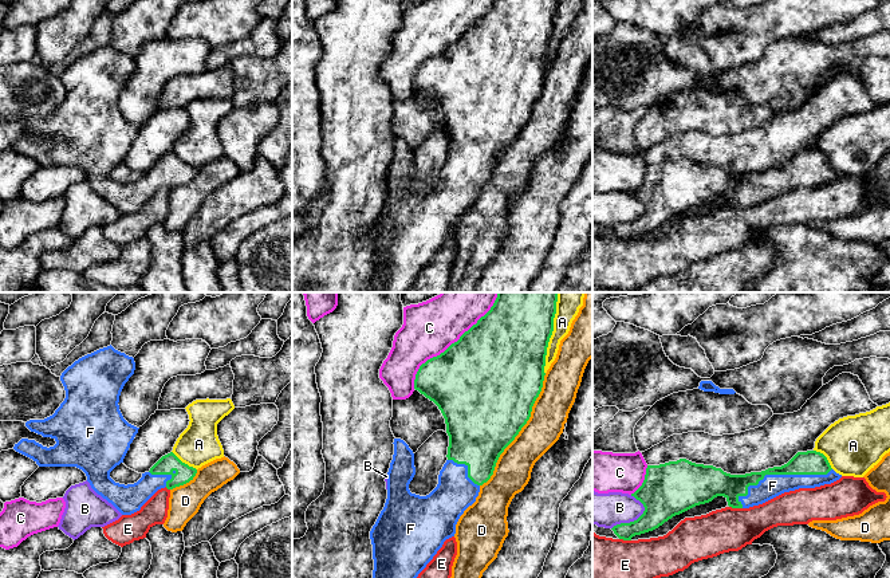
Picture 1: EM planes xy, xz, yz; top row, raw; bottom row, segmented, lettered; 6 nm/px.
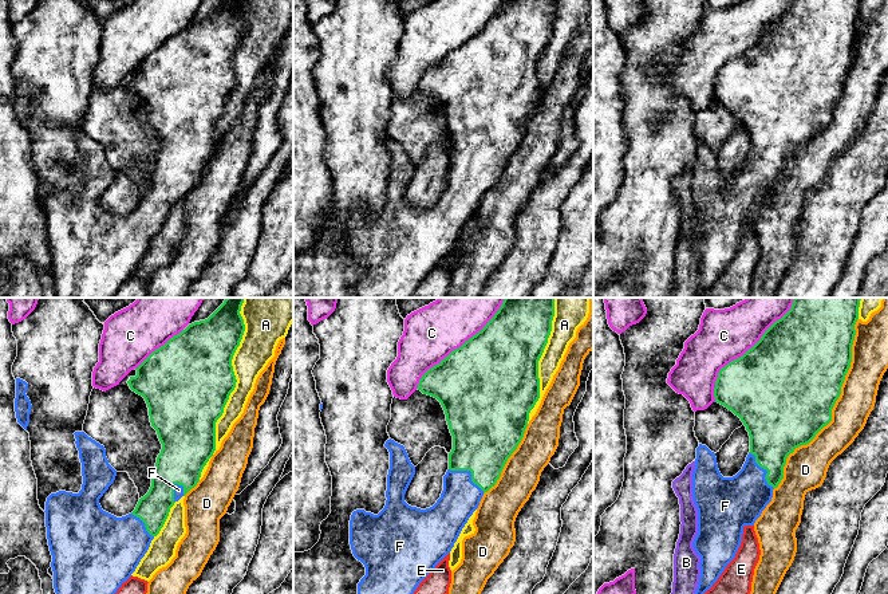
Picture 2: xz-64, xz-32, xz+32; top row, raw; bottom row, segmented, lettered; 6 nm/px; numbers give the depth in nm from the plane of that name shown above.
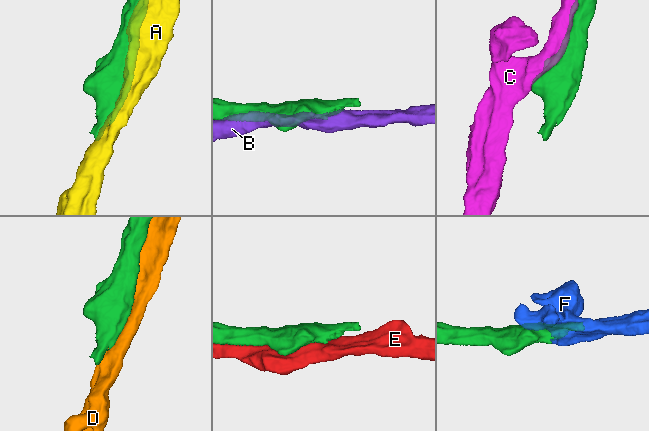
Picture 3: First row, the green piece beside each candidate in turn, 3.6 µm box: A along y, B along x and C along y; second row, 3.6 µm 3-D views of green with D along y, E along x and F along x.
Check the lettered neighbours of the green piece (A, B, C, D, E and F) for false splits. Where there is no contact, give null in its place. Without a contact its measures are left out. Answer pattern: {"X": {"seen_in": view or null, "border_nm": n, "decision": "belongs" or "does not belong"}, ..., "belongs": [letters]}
{"A": {"seen_in": "xz", "border_nm": 440, "decision": "does not belong"}, "B": {"seen_in": "yz", "border_nm": 240, "decision": "does not belong"}, "C": {"seen_in": "xz", "border_nm": 700, "decision": "does not belong"}, "D": {"seen_in": "xz", "border_nm": 800, "decision": "does not belong"}, "E": {"seen_in": "yz", "border_nm": 80, "decision": "does not belong"}, "F": {"seen_in": "yz", "border_nm": 600, "decision": "belongs"}, "belongs": ["F"]}

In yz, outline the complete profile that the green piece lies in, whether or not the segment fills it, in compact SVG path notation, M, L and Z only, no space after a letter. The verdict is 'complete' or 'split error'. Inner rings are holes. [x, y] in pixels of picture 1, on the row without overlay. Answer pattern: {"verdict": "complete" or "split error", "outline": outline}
{"verdict": "split error", "outline": "M816 150L798 152L781 166L745 174L730 174L721 168L686 158L647 165L642 185L631 193L643 204L643 213L611 229L619 239L631 240L717 196L724 196L732 208L749 208L784 192L831 184L840 177L827 157Z"}

